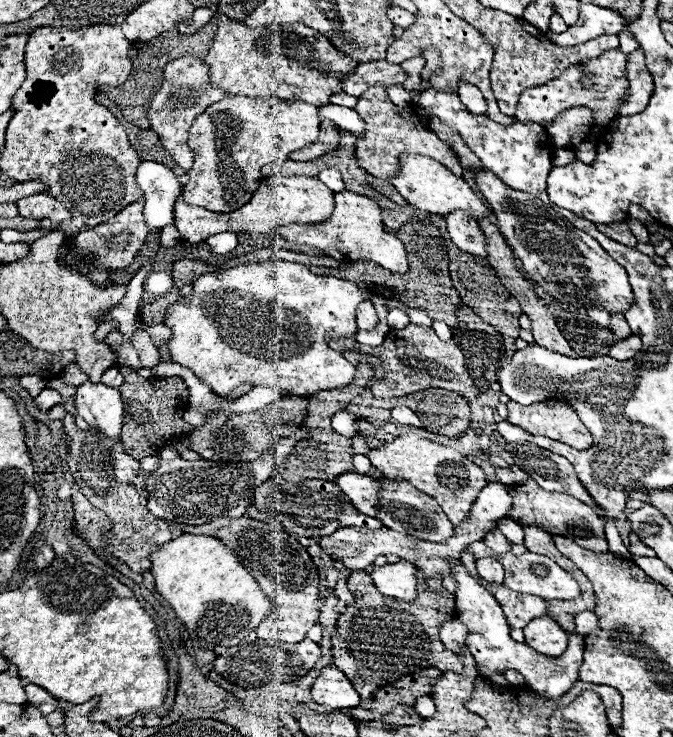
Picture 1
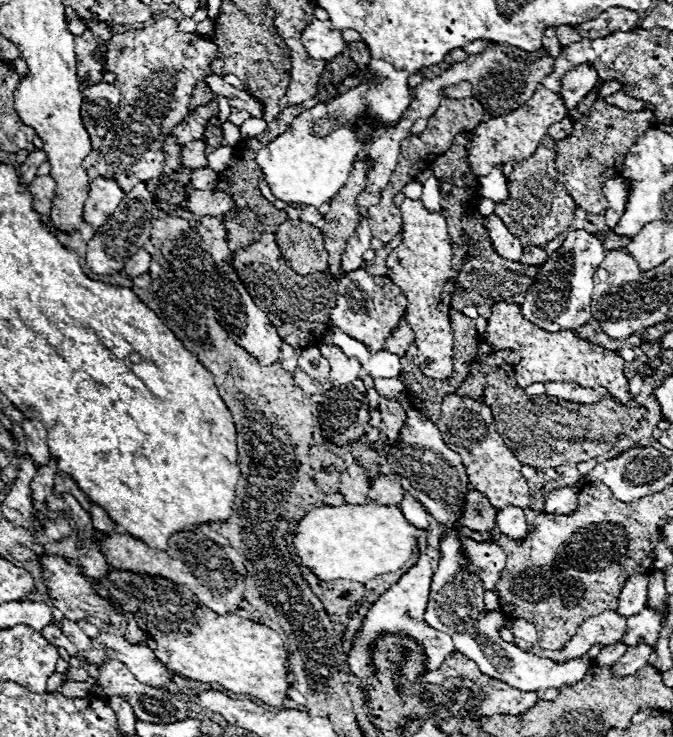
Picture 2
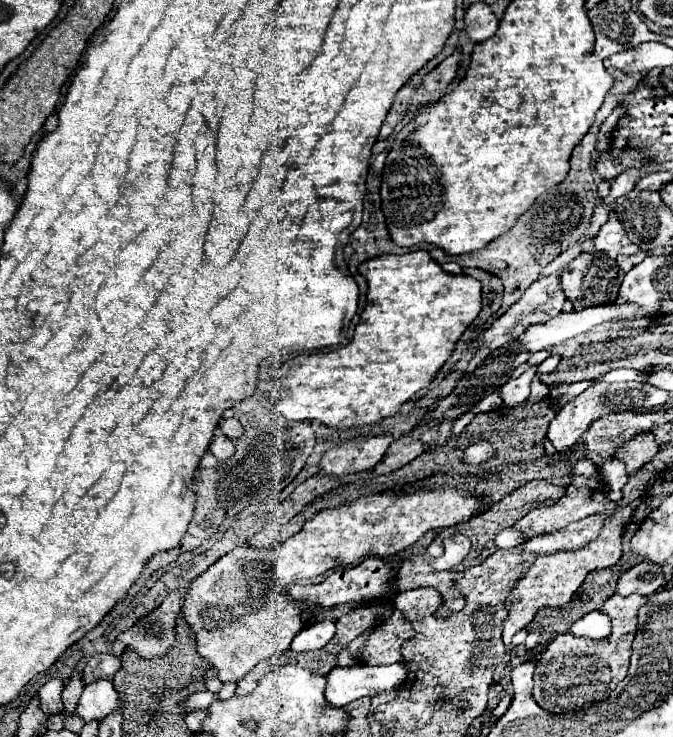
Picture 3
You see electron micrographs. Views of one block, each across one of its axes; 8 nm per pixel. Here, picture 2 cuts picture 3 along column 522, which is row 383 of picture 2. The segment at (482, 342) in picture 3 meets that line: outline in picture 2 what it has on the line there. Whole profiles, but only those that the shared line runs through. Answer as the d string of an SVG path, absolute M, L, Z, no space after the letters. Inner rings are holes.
M308 346L298 356L298 366L292 374L294 384L306 394L326 394L332 388L328 380L330 364L320 354L318 346Z

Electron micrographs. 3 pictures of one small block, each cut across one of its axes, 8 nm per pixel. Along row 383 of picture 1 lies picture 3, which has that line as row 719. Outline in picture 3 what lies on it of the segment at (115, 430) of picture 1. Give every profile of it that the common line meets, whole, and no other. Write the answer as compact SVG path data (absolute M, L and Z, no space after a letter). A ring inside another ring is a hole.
M94 680L84 686L84 692L78 700L76 712L86 720L102 720L116 708L118 694L112 686L112 680Z

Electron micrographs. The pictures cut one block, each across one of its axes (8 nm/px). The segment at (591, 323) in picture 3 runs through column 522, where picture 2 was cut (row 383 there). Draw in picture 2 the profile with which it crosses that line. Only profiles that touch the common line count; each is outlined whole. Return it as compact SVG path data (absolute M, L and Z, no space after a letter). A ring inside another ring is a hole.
M320 344L320 352L330 362L330 380L334 382L334 386L350 384L358 378L362 368L356 358L344 356L342 350L334 344Z

